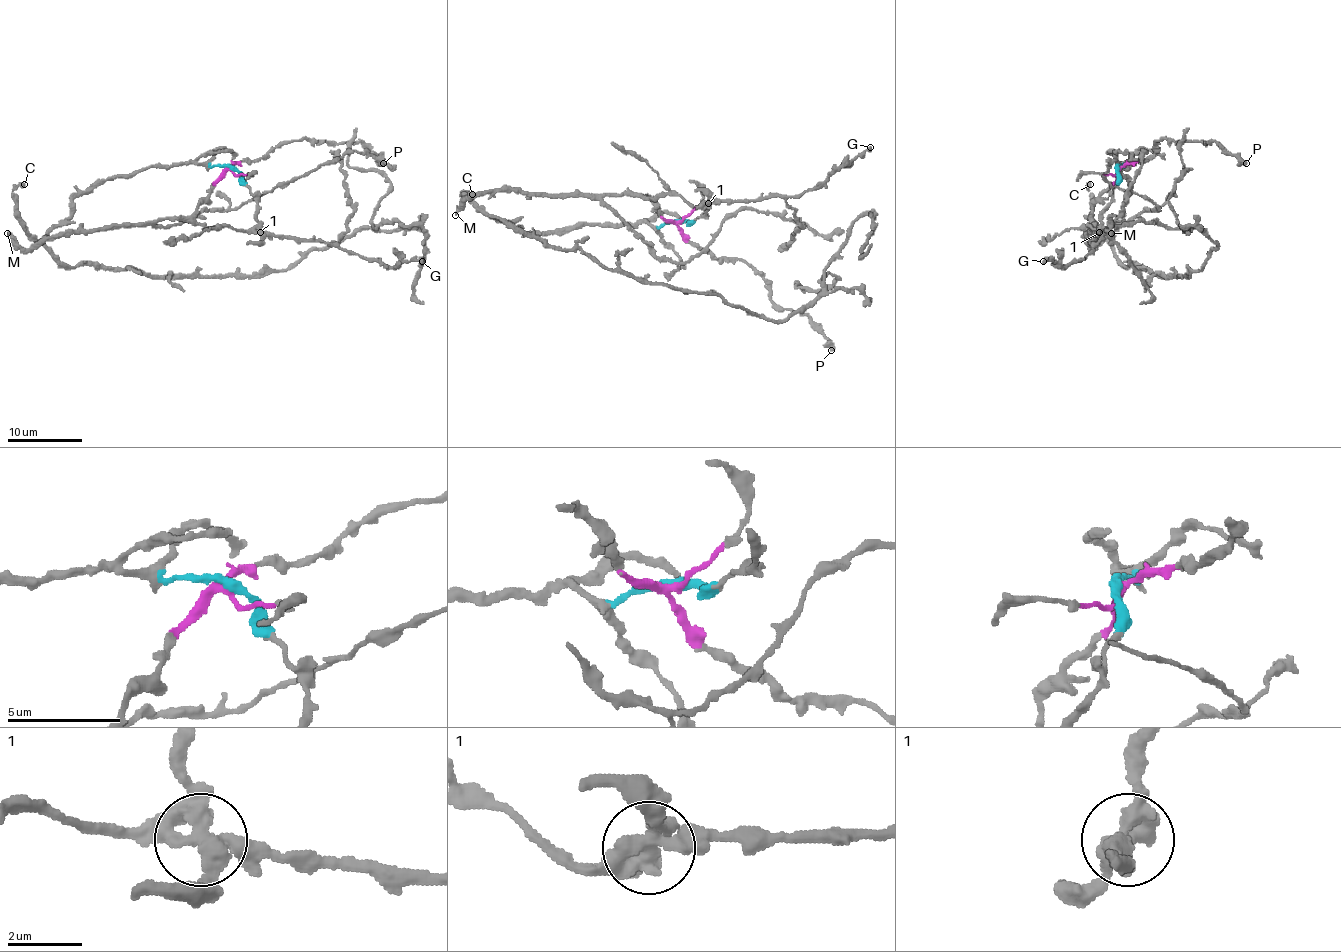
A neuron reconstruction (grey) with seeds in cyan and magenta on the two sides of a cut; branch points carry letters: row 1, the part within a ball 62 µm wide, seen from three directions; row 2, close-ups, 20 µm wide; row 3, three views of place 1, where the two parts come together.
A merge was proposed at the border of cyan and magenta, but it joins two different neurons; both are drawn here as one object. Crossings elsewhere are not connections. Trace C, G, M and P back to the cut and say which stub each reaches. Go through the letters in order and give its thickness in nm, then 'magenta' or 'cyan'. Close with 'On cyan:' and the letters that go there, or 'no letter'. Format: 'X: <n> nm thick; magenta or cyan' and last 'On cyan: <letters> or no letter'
C: 420 nm thick; cyan
G: 360 nm thick; magenta
M: 240 nm thick; magenta
P: 340 nm thick; magenta
On cyan: C

